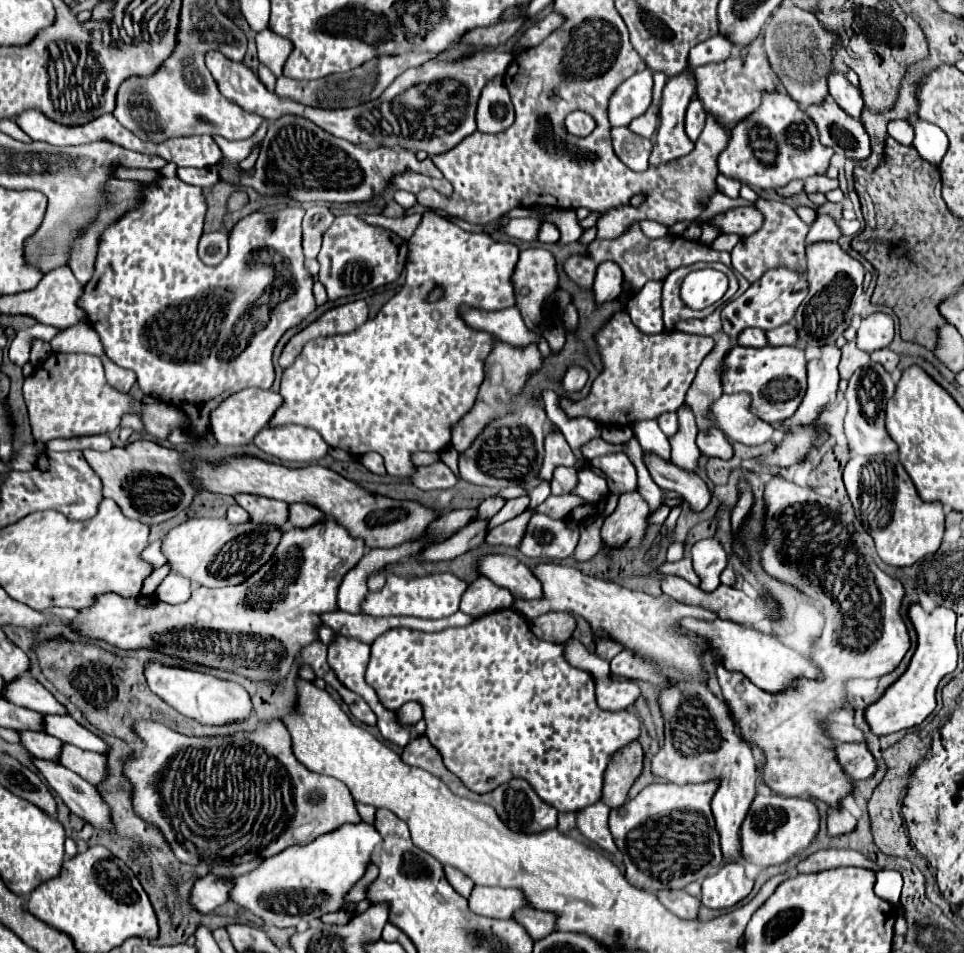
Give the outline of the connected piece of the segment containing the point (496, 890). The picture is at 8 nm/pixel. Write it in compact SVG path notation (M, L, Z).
M473 887L469 895L469 907L477 915L493 919L511 919L513 911L527 907L525 897L519 889L503 887Z

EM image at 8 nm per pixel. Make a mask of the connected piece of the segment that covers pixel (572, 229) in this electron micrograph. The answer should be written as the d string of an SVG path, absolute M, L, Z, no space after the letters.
M539 209L545 213L545 221L551 221L551 223L557 223L559 231L561 231L561 239L559 243L561 245L567 245L567 243L573 243L577 241L577 237L581 237L583 229L579 227L579 221L575 217L575 211L561 211L561 209Z

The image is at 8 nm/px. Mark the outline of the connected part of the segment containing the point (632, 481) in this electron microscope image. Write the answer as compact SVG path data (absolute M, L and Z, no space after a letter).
M616 452L589 461L589 469L603 475L611 493L627 493L637 489L637 471L625 452Z

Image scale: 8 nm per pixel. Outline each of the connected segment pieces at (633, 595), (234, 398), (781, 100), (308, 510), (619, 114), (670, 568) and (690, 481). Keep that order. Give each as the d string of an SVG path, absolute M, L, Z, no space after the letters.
M539 563L533 575L543 585L543 597L537 601L515 601L513 609L527 619L535 619L549 611L575 611L583 615L595 635L609 635L643 657L675 669L683 675L677 683L661 691L661 711L665 717L665 745L651 759L653 775L669 783L693 783L719 779L721 785L711 803L717 833L721 839L723 857L741 859L739 829L755 799L755 761L751 749L737 735L733 717L721 697L715 697L705 685L705 673L701 667L701 653L707 649L705 641L693 633L685 633L677 621L683 617L697 617L713 621L715 611L701 605L685 605L673 597L651 597L639 591L629 591L615 583L589 577L575 567L557 563Z
M245 389L245 391L231 395L217 407L217 441L223 445L231 445L231 447L251 443L257 431L261 431L269 423L269 419L273 417L273 413L277 411L281 403L283 401L279 393L263 391L263 389Z
M765 93L761 107L733 127L725 151L719 155L719 171L745 185L779 189L793 179L823 175L833 149L821 145L815 123L785 93Z
M291 503L289 505L289 523L293 527L309 527L317 521L323 519L323 513L319 509L315 509L313 505L305 505L305 503Z
M649 69L635 73L609 99L609 123L611 127L627 127L635 117L643 115L651 105L653 75Z
M689 557L681 559L681 561L677 561L677 563L667 563L667 561L665 561L663 565L657 567L657 573L663 573L663 575L679 575L679 577L683 577L685 581L689 581L691 585L700 585L700 579L697 577L697 573L693 571Z
M643 453L643 463L663 491L679 493L693 511L703 511L711 501L711 491L693 471L681 471L681 467L671 463L671 459L663 459L655 453Z

